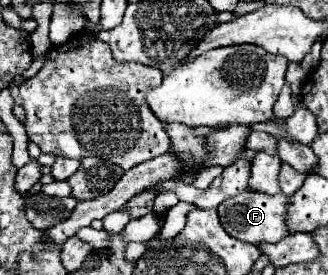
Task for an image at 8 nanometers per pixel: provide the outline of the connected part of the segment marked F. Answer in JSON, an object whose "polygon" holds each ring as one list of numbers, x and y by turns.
{"polygon":[[243,190,241,194,227,198,225,202,219,204,219,218,221,224,225,228,227,234,231,234,237,240,249,242,249,244,261,244,261,242,279,242,281,238,285,238,289,234,287,228,287,204,289,198,279,192,275,196,269,194,261,194,257,190]]}

